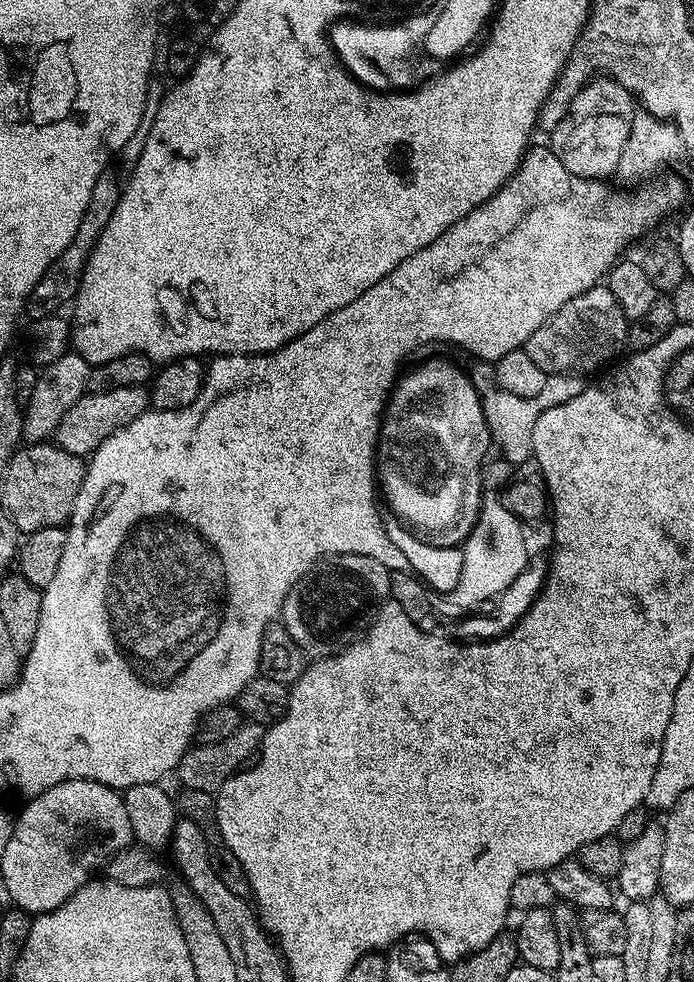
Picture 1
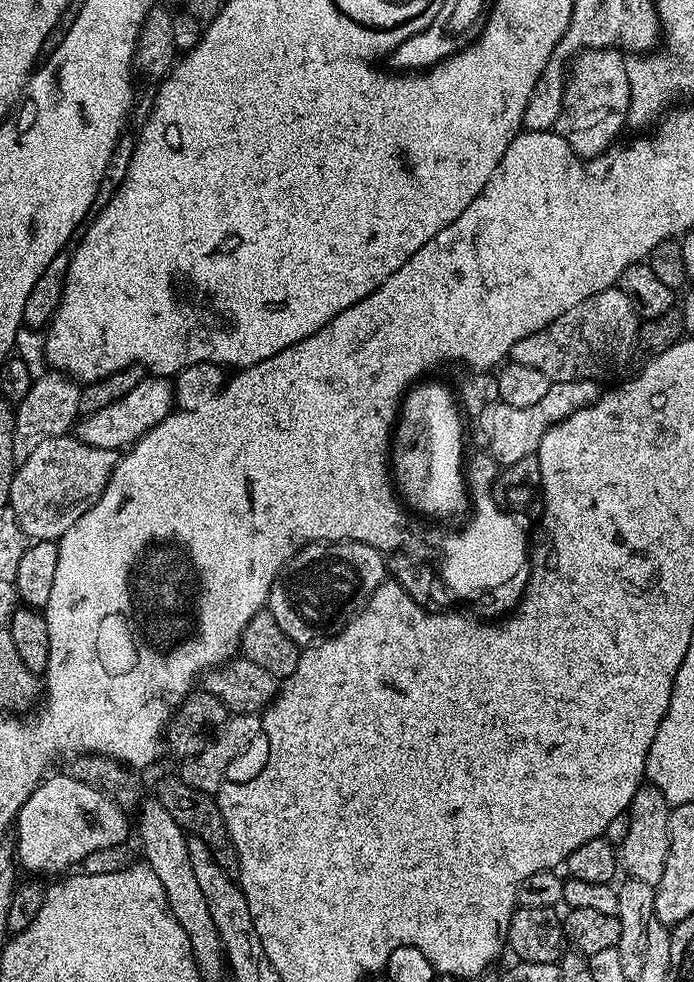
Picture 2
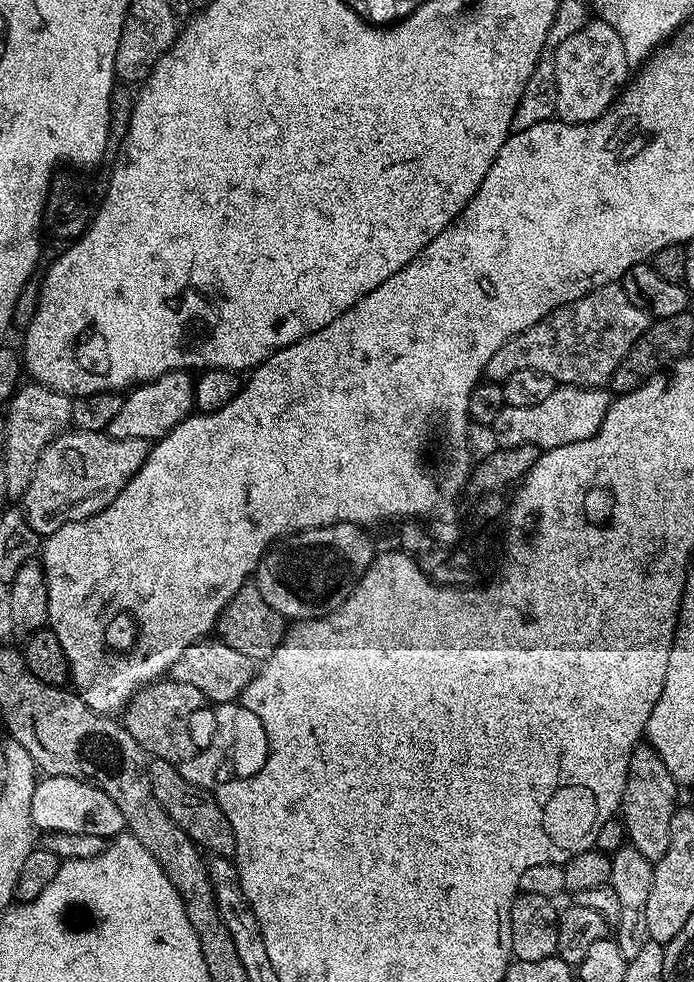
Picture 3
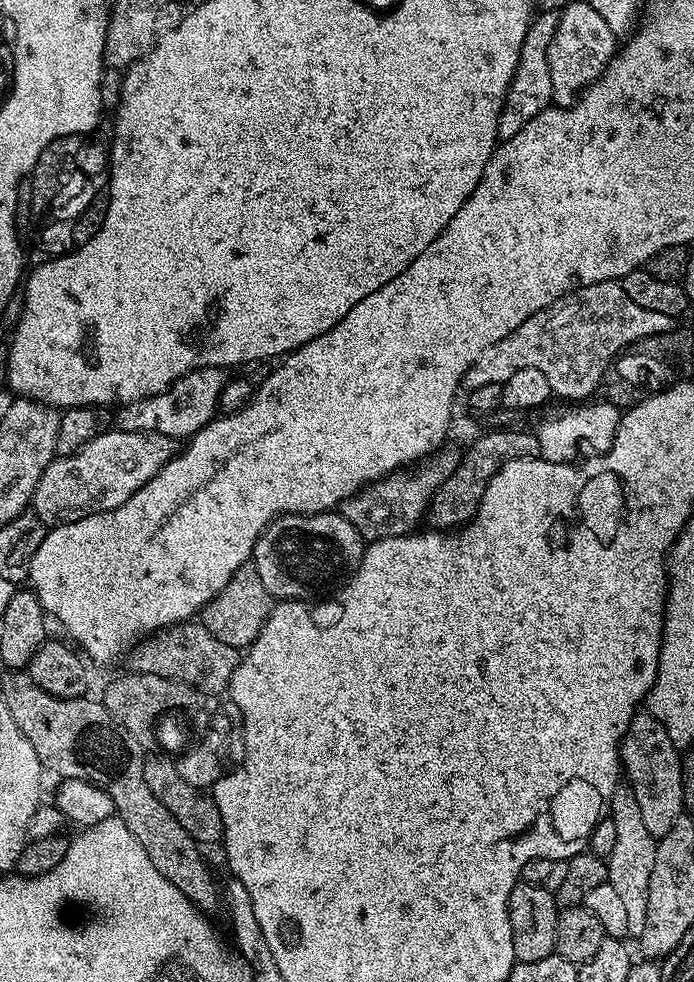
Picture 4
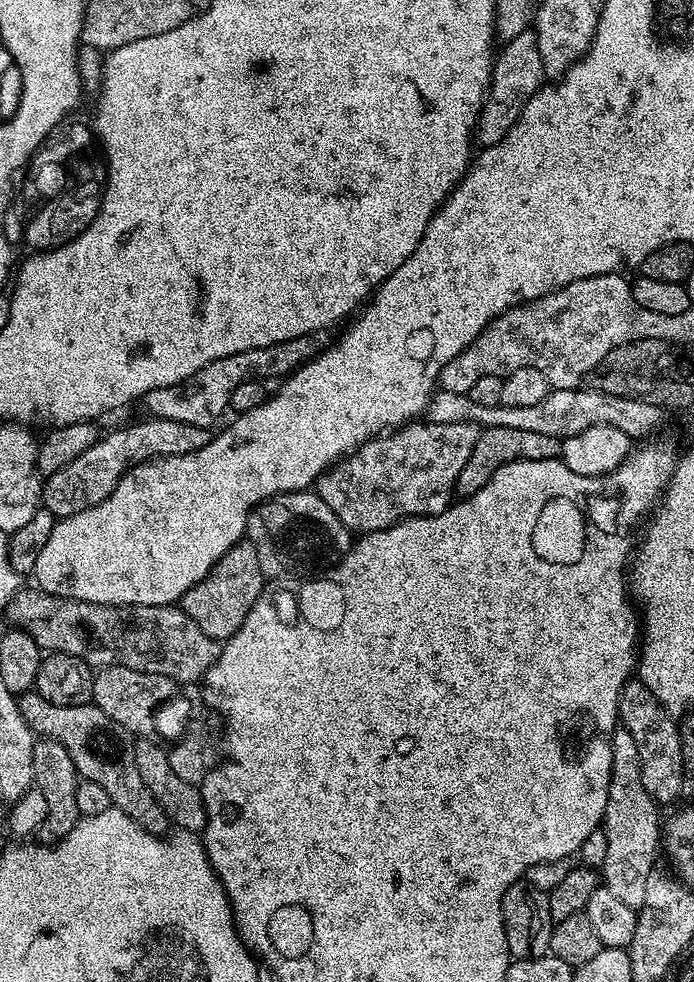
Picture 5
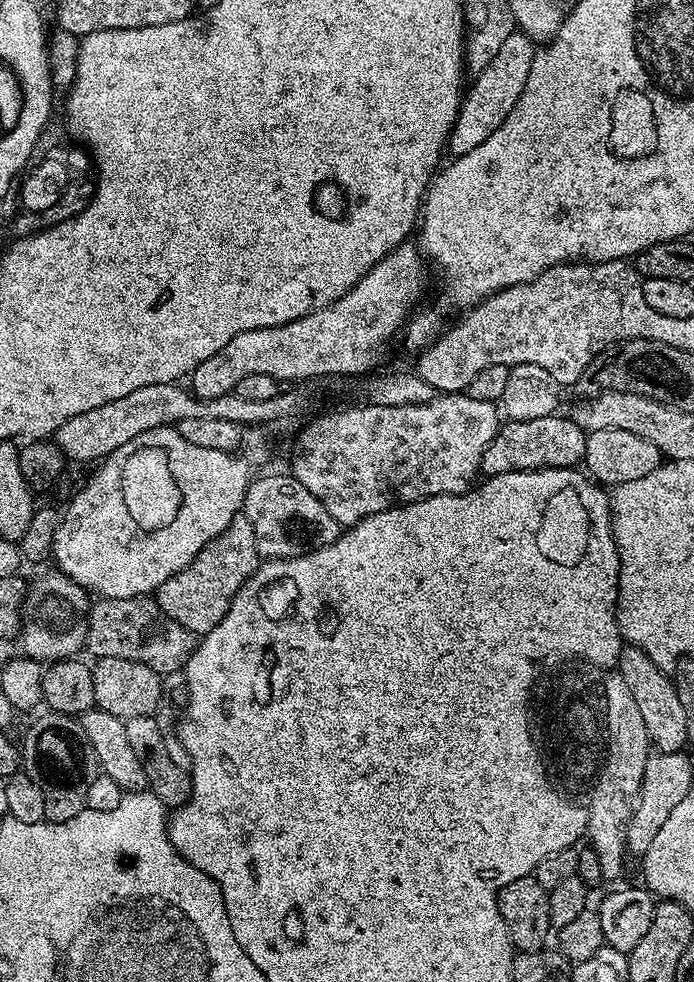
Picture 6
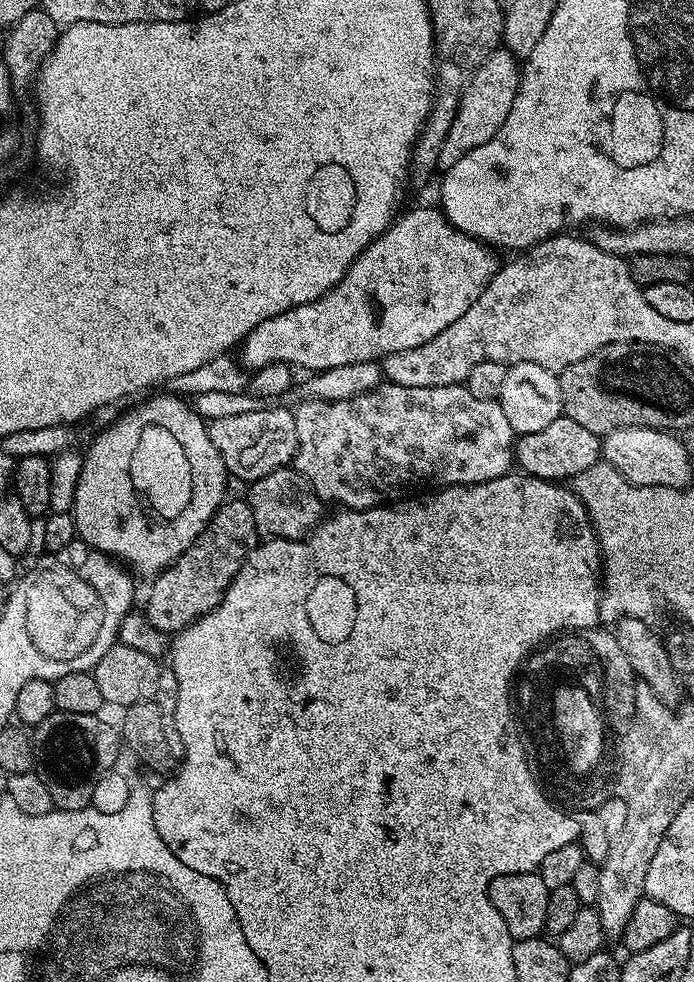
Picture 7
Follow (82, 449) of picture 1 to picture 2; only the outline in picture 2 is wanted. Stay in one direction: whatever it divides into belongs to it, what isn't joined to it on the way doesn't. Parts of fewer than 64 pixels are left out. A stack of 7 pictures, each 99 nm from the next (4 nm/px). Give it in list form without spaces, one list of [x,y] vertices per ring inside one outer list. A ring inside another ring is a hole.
[[[151,374],[145,375],[144,380],[138,382],[134,390],[130,390],[130,394],[122,394],[122,398],[110,402],[110,406],[102,406],[102,410],[77,419],[74,425],[76,439],[81,440],[86,446],[102,450],[120,450],[135,444],[150,429],[156,428],[158,422],[172,415],[174,411],[172,385],[171,379]]]

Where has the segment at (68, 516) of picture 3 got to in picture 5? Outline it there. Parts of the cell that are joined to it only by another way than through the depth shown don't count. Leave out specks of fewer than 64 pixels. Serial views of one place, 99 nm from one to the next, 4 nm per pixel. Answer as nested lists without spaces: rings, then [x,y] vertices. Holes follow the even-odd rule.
[[[143,418],[129,428],[120,428],[117,432],[101,435],[70,466],[62,466],[54,475],[47,477],[42,484],[42,504],[53,516],[63,518],[82,514],[90,506],[98,506],[118,486],[128,469],[136,464],[153,458],[185,456],[188,452],[197,452],[206,446],[210,439],[209,429],[202,426],[186,426],[186,422],[170,422],[155,418]]]

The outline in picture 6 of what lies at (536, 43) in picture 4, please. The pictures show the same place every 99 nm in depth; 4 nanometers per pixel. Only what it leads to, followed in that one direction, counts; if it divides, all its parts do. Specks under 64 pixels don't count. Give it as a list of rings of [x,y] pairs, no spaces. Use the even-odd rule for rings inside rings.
[[[519,30],[514,31],[510,38],[506,38],[506,42],[502,42],[490,66],[483,68],[467,85],[460,101],[460,113],[456,116],[446,145],[453,157],[474,150],[474,146],[482,146],[482,142],[486,142],[486,138],[490,138],[490,134],[494,134],[494,130],[506,122],[506,114],[514,110],[514,102],[518,102],[526,86],[526,74],[530,74],[530,62],[534,62],[537,51],[537,45],[532,39]]]

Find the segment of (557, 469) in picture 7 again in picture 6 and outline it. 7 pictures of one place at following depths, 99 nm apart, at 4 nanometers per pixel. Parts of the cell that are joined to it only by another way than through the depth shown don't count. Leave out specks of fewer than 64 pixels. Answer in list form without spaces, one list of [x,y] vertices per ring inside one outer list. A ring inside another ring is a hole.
[[[567,415],[501,423],[480,463],[485,477],[503,472],[531,472],[537,468],[576,468],[584,459],[587,435]]]

